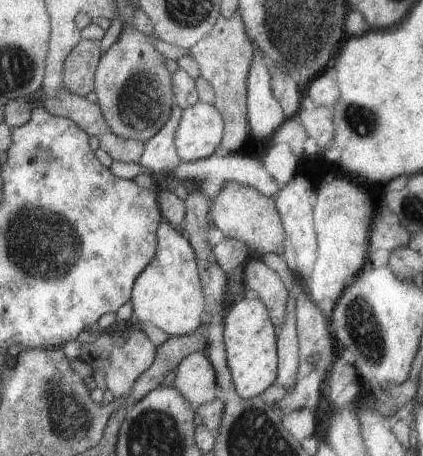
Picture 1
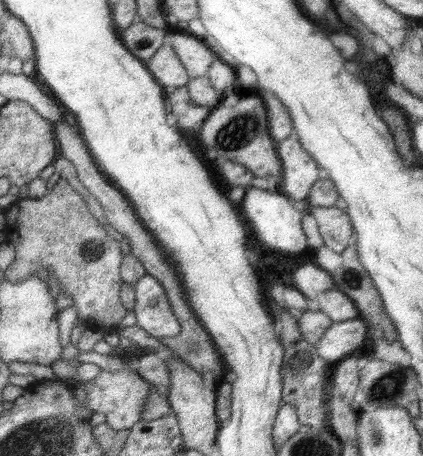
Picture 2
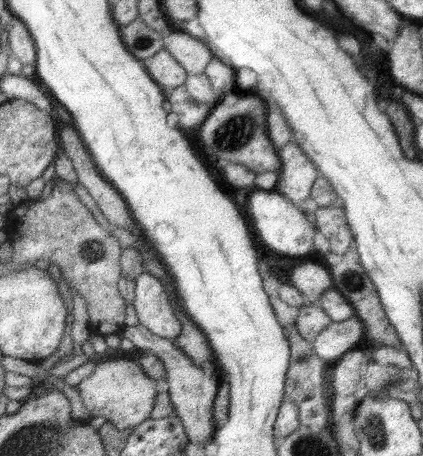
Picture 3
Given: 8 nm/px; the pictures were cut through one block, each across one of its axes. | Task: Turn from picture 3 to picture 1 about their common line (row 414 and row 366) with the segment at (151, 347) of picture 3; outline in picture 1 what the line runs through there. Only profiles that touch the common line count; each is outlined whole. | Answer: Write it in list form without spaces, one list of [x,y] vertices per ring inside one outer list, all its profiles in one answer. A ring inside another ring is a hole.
[[[201,352],[185,356],[183,362],[175,368],[173,388],[177,388],[193,408],[215,400],[215,384],[215,368],[209,362],[209,358]]]

